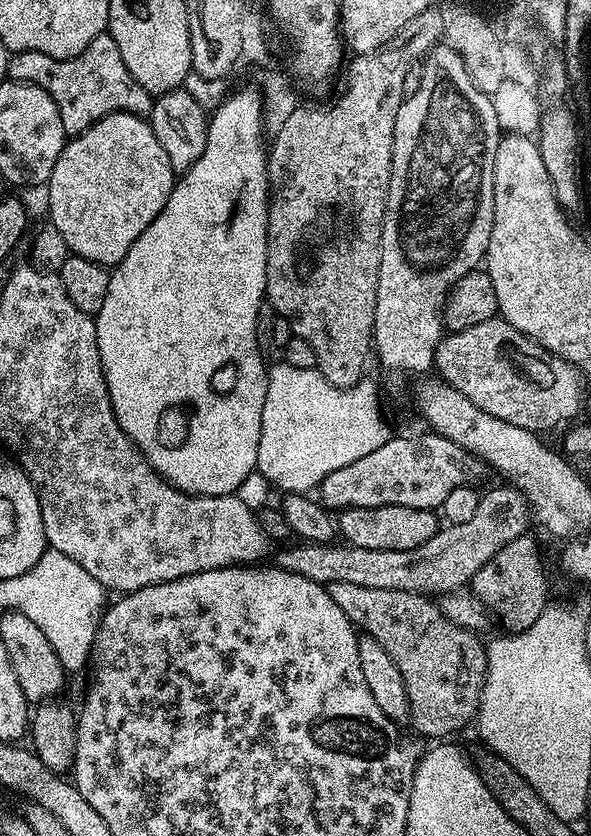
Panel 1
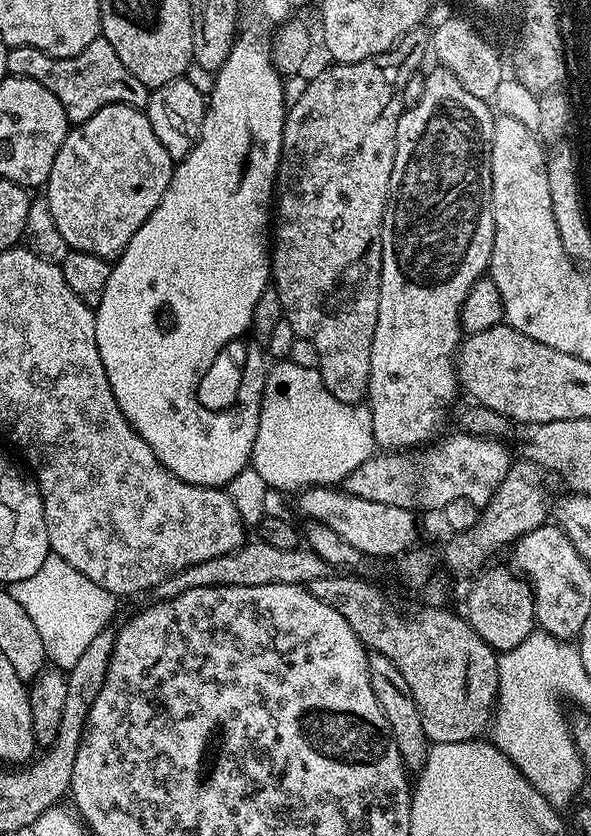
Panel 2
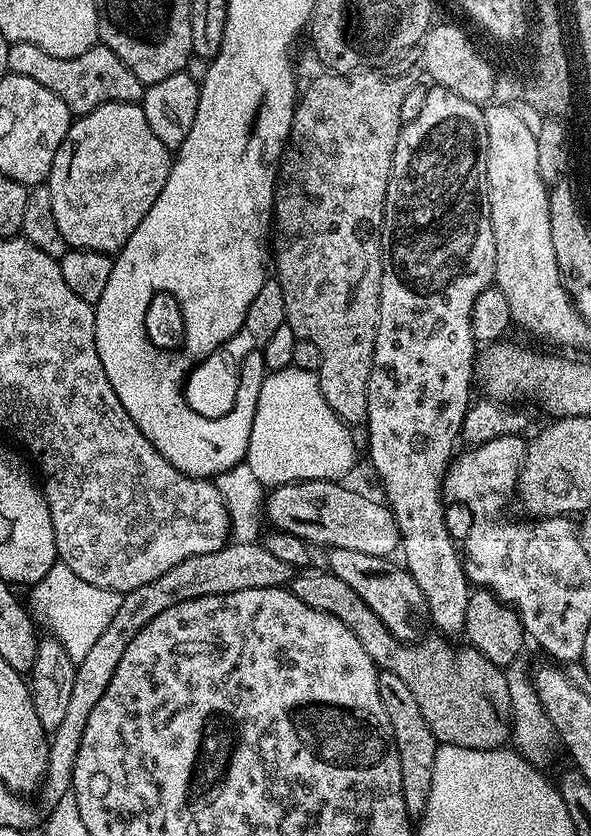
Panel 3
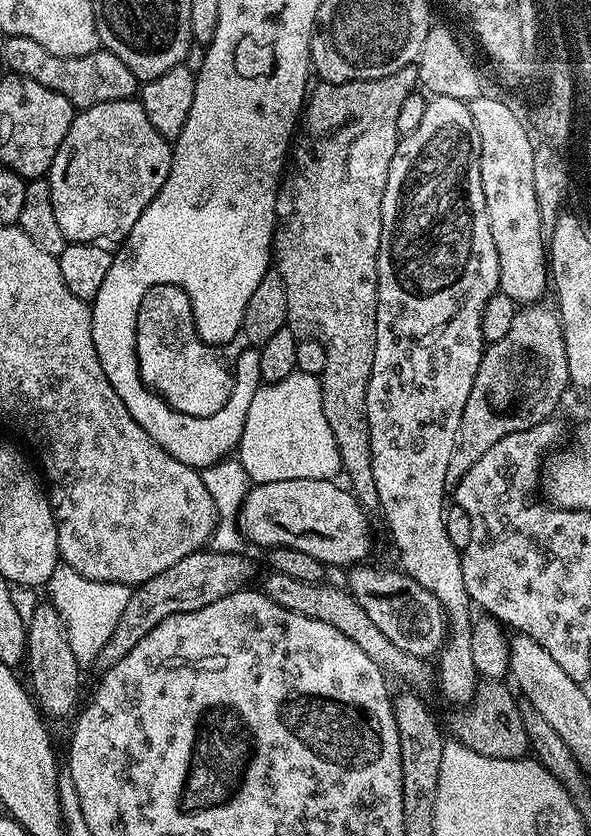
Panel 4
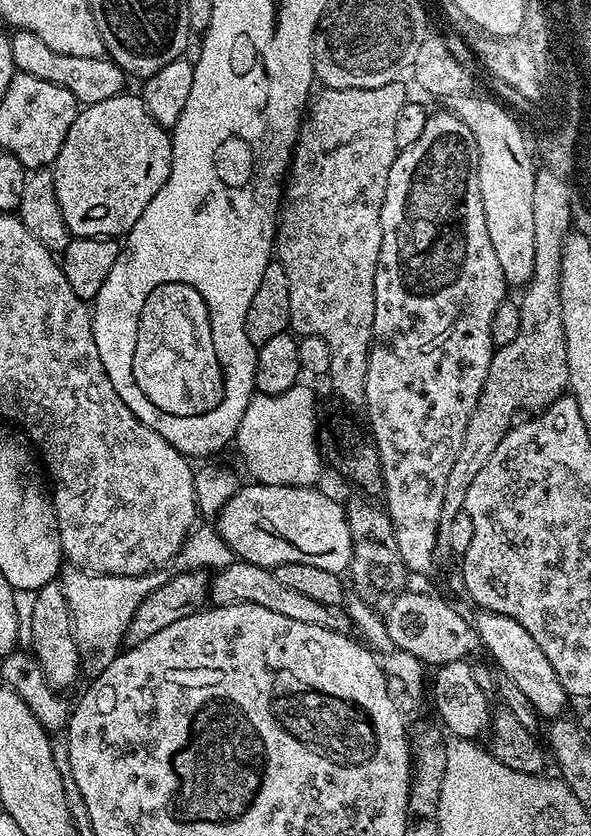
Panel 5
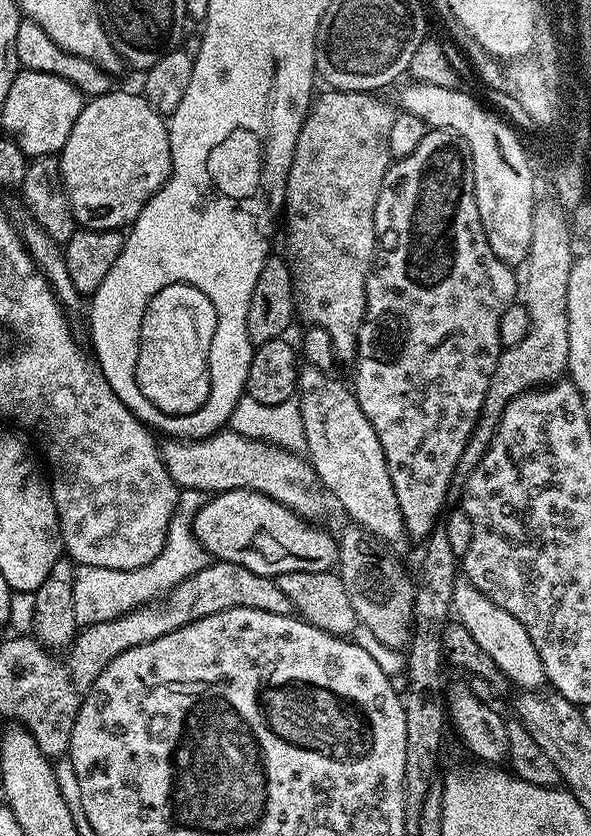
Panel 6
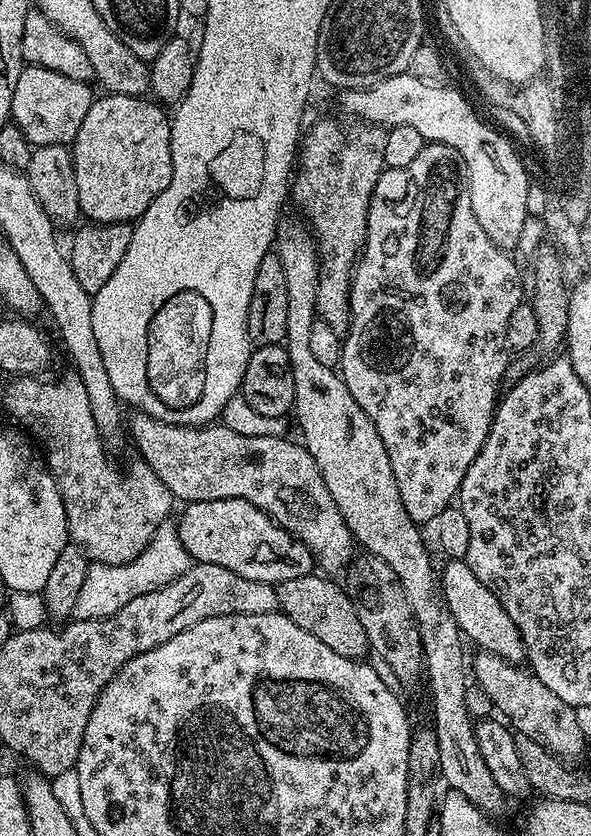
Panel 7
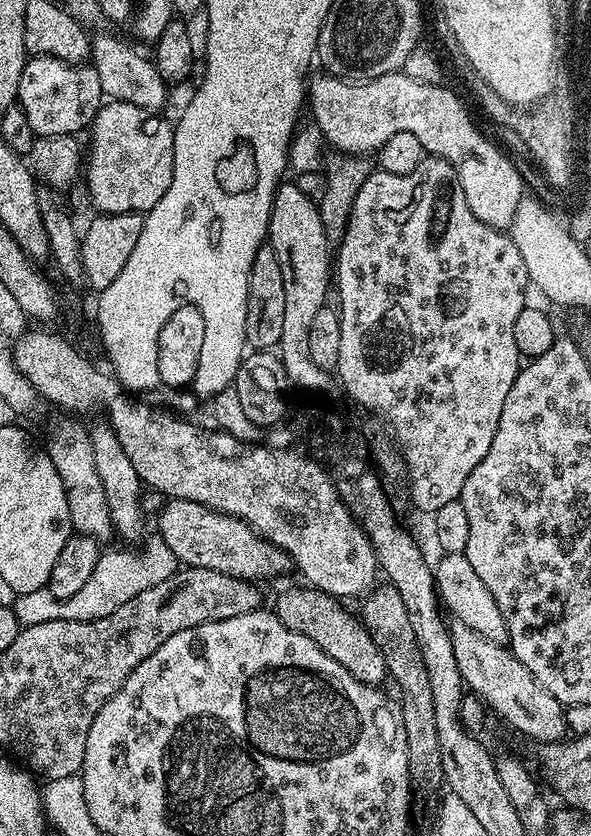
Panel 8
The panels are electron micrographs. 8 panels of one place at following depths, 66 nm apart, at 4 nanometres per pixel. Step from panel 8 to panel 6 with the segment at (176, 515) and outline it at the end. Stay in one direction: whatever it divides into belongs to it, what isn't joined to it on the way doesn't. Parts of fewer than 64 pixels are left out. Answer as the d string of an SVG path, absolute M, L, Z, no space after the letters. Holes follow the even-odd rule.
M252 488L217 492L211 498L205 499L201 508L195 509L192 516L192 532L196 541L208 551L209 557L216 560L234 562L238 566L246 566L254 574L271 576L273 578L282 574L290 574L290 570L318 570L331 572L338 564L338 540L331 536L319 523L304 520L294 510L282 506L274 498Z

